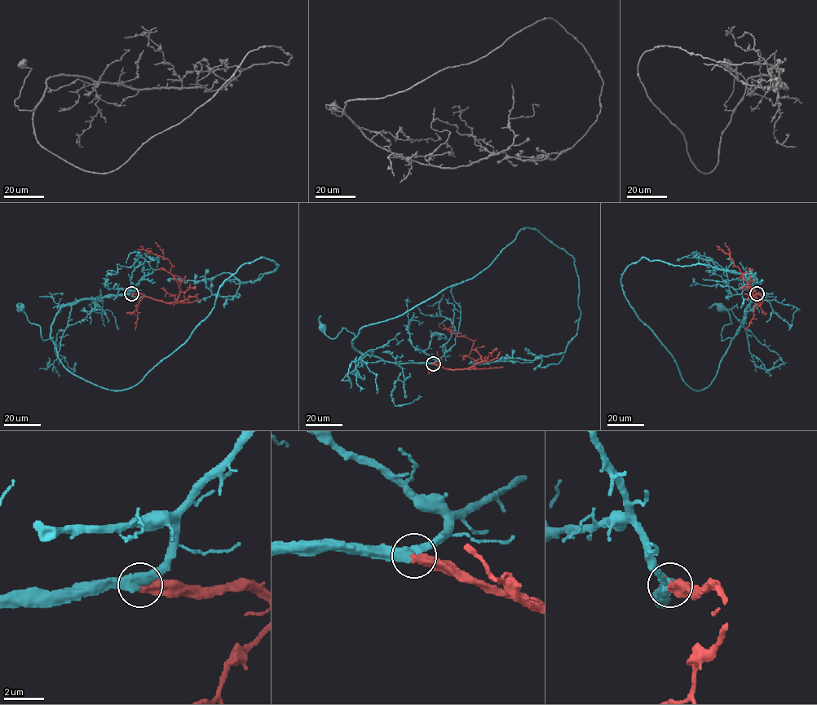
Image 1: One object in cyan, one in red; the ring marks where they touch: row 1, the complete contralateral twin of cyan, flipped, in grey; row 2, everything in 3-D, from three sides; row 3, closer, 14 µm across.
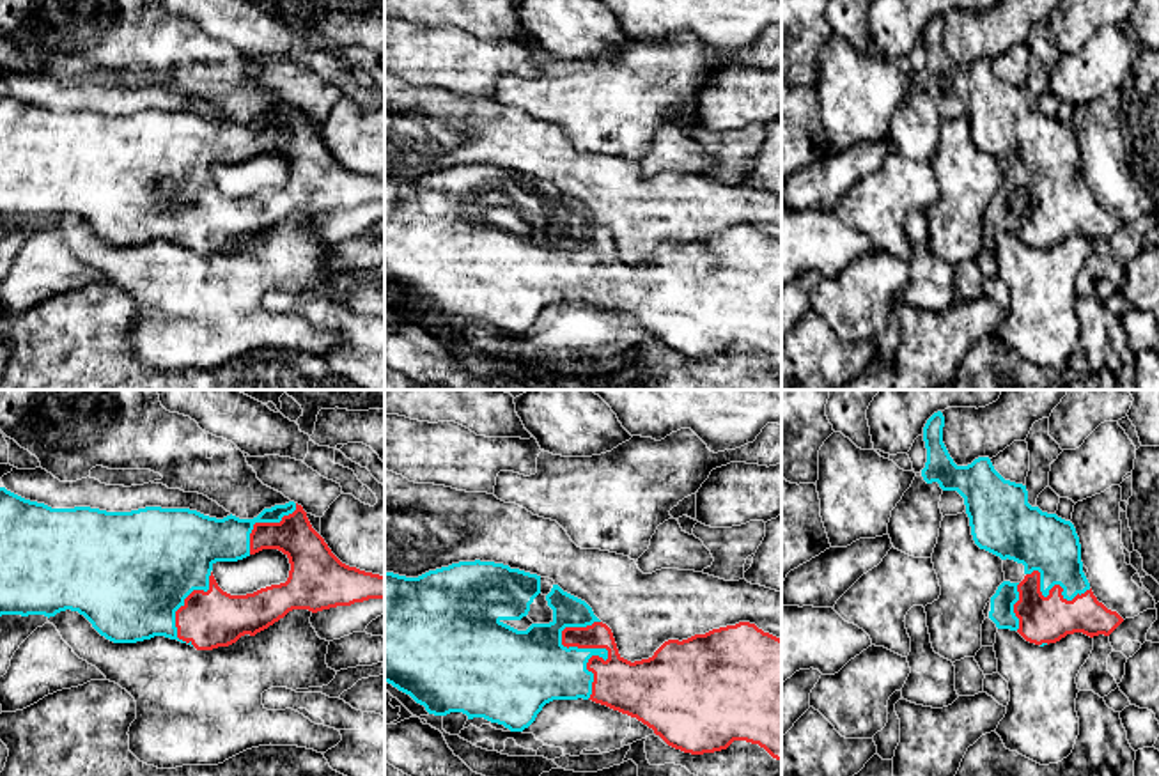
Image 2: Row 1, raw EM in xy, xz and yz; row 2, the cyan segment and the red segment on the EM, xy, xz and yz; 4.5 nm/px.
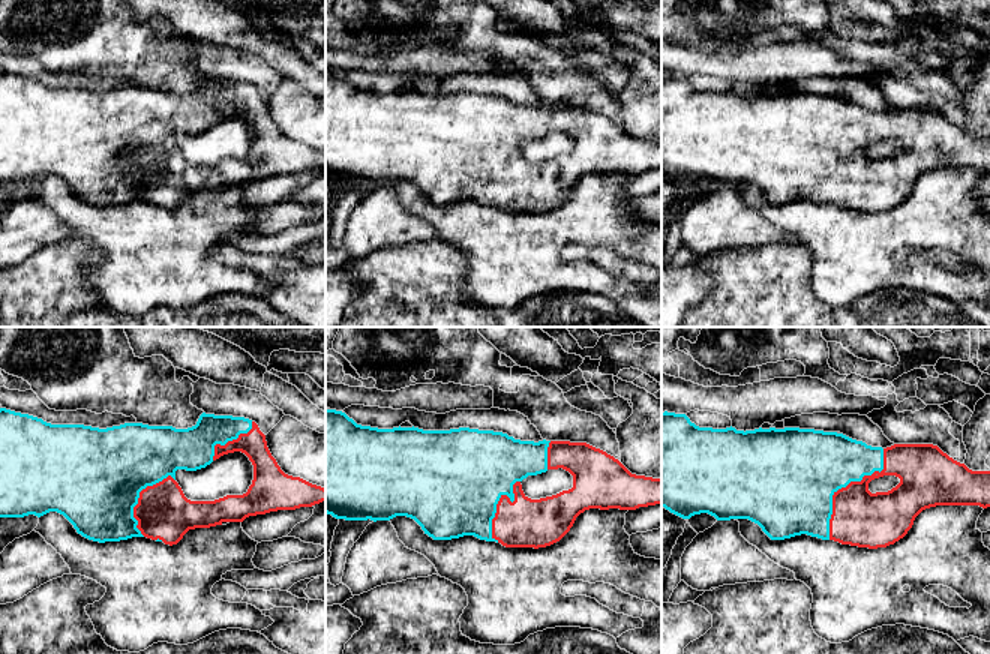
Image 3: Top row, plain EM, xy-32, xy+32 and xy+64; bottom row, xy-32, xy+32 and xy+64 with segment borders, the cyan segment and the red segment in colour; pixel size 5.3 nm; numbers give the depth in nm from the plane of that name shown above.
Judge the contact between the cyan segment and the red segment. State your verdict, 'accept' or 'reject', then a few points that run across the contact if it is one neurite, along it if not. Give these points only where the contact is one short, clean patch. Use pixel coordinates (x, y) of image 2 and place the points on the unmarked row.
accept

